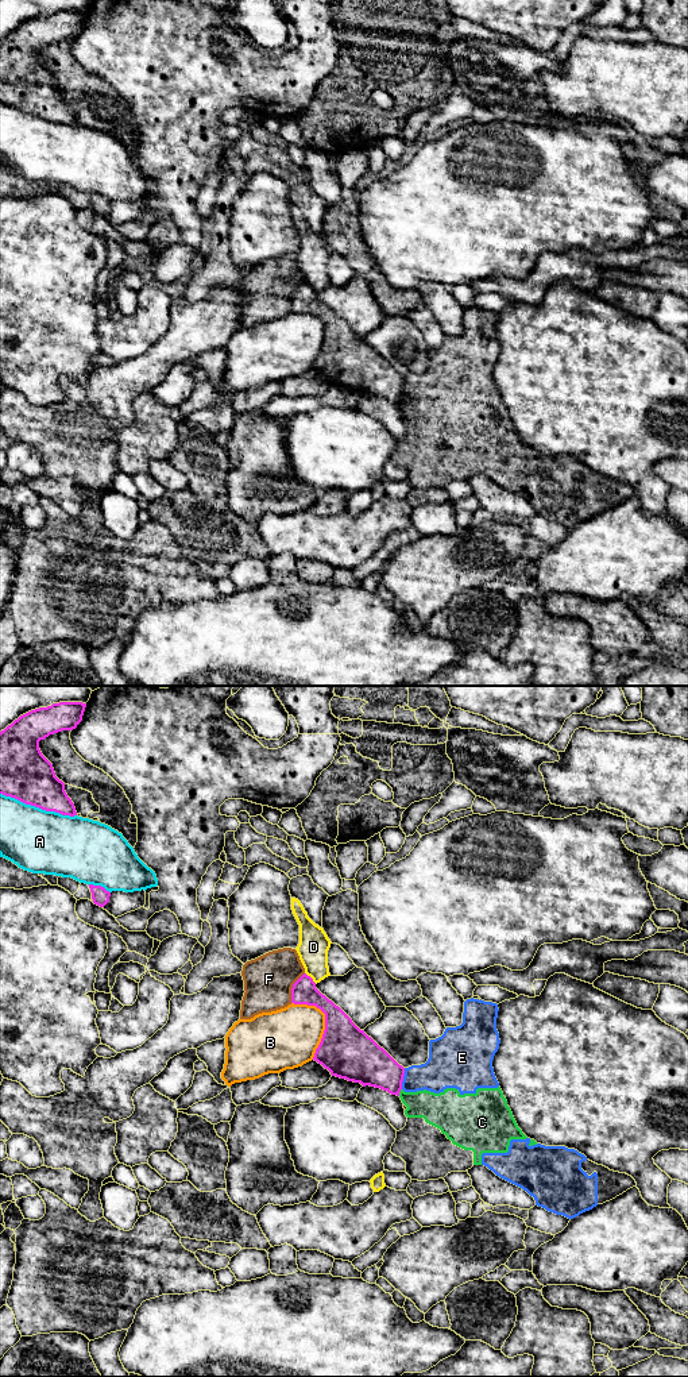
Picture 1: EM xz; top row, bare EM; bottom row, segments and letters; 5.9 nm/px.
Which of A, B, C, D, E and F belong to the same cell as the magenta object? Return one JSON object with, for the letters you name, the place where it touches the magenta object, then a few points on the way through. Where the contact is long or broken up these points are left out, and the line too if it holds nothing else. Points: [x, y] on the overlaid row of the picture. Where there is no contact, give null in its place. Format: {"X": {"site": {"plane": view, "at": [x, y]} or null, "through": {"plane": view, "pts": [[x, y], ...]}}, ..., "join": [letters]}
{"join": []}

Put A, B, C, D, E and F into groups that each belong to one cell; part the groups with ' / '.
A / B / C E / D / F

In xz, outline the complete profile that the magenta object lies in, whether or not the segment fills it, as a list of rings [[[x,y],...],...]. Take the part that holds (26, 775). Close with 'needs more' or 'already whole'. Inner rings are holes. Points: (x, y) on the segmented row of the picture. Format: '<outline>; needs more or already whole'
[[[59,702],[31,710],[0,732],[0,794],[26,805],[62,815],[77,815],[74,803],[65,791],[65,783],[55,776],[53,764],[42,755],[39,741],[50,734],[73,730],[82,721],[86,703]]]; already whole

